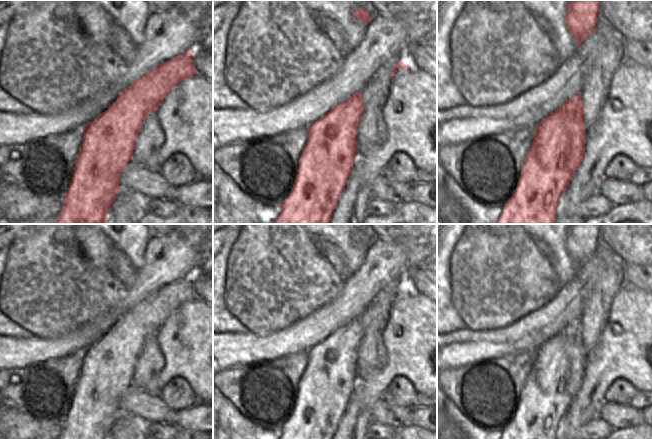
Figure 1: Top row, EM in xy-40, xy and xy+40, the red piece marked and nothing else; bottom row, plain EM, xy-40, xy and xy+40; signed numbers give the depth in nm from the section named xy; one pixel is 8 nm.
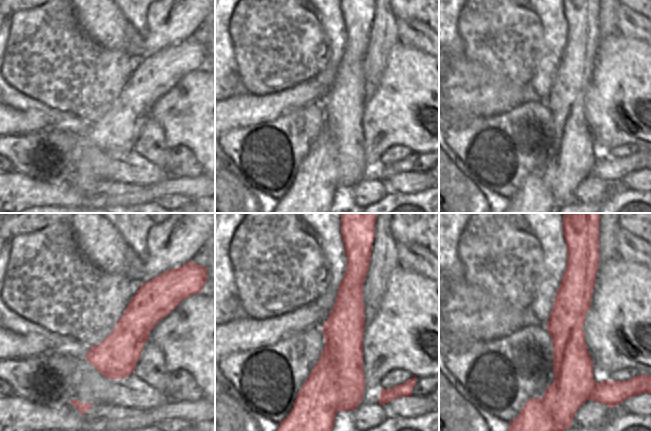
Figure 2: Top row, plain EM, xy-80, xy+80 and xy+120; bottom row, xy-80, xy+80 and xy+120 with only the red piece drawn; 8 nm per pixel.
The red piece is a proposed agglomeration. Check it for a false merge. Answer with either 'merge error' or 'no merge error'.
merge error

